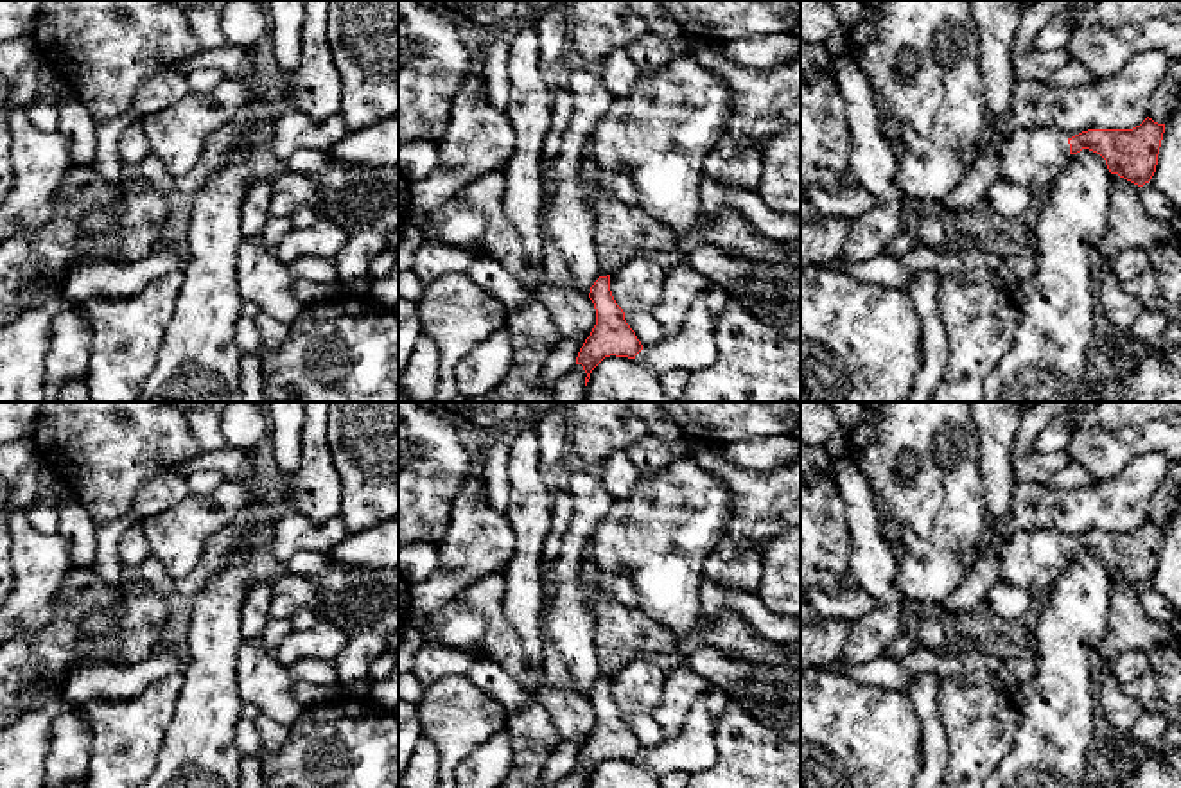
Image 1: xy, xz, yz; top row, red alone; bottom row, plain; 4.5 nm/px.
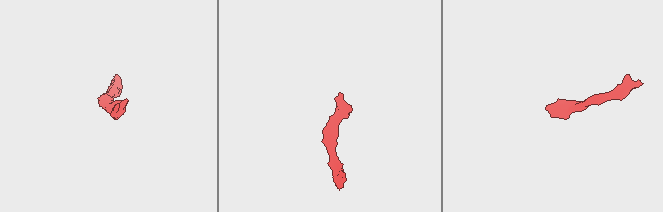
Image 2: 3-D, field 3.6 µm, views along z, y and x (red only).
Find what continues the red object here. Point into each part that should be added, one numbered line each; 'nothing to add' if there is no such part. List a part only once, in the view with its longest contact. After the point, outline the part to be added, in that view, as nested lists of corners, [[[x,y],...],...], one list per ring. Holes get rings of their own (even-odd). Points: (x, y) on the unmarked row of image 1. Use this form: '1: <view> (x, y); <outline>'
1: yz (1032, 560); [[[1057,530],[1016,533],[1002,547],[1002,580],[1041,600],[1070,562],[1070,546]]]

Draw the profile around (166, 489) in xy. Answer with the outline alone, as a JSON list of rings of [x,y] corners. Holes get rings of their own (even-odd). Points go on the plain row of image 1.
[[[162,470],[138,486],[129,513],[142,521],[169,510],[188,494],[187,479],[178,470]]]

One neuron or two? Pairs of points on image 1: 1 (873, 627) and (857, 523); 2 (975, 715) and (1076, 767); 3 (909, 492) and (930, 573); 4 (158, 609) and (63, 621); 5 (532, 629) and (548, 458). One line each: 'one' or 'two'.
1: one
2: two
3: one
4: one
5: two

